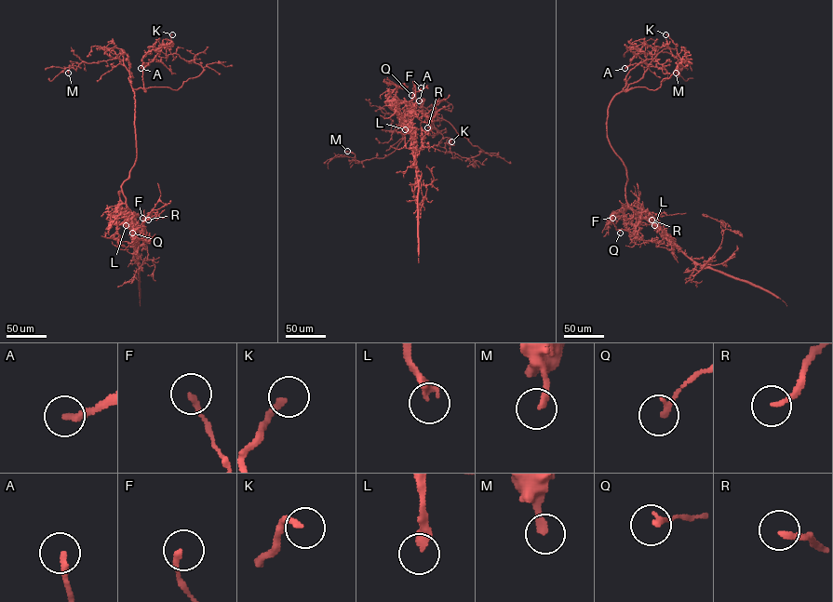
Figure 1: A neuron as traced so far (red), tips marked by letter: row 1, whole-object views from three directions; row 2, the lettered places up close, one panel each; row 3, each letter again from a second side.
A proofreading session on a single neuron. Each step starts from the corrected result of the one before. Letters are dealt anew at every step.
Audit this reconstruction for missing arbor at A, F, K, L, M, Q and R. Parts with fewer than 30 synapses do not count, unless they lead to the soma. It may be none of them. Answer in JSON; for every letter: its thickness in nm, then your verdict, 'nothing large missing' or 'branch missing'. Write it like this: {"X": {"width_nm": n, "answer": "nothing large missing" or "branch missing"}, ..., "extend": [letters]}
{"A": {"width_nm": 240, "answer": "branch missing"}, "F": {"width_nm": 200, "answer": "nothing large missing"}, "K": {"width_nm": 220, "answer": "branch missing"}, "L": {"width_nm": 280, "answer": "branch missing"}, "M": {"width_nm": 240, "answer": "nothing large missing"}, "Q": {"width_nm": 200, "answer": "nothing large missing"}, "R": {"width_nm": 200, "answer": "nothing large missing"}, "extend": ["A", "K", "L"]}

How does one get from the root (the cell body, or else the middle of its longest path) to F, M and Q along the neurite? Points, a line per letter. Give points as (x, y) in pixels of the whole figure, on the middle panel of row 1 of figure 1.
F: (415, 95), (409, 102), (400, 100), (404, 101), (411, 115), (415, 92), (421, 87)
M: (415, 95), (413, 82), (408, 119), (402, 126), (403, 139), (394, 151), (384, 157), (361, 161), (347, 151)
Q: (415, 95), (409, 102), (400, 100), (404, 101), (411, 115), (416, 96), (411, 95)

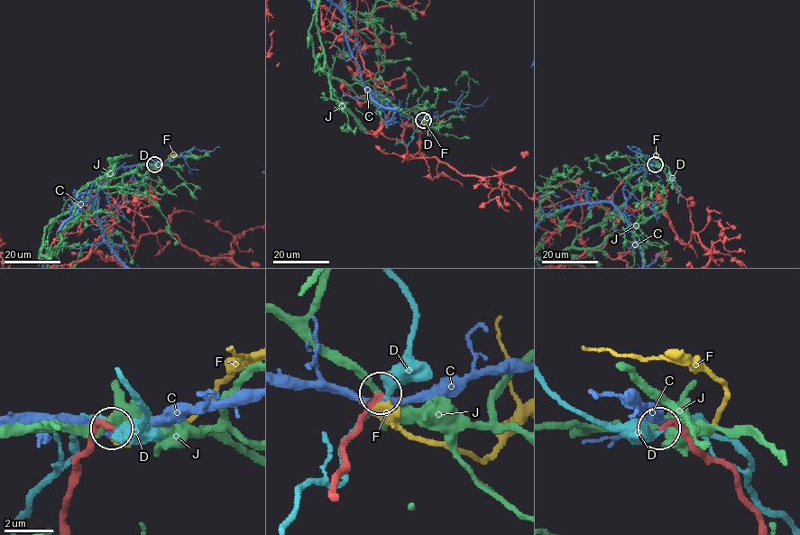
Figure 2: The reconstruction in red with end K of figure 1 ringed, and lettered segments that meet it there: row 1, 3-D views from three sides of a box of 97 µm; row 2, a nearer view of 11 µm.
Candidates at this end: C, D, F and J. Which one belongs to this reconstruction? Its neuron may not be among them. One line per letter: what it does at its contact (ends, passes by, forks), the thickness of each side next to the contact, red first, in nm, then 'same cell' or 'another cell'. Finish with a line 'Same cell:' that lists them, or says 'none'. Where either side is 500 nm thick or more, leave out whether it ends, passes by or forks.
C: it passes by | 280/300 nm | another cell
D: it passes by | 320/220 nm | another cell
F: 320/600 nm | another cell
J: it passes by | 260/360 nm | another cell
Same cell: none

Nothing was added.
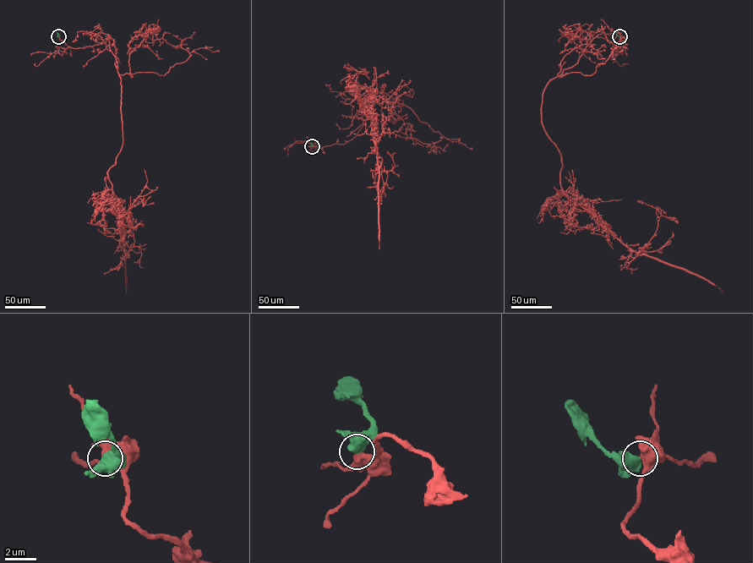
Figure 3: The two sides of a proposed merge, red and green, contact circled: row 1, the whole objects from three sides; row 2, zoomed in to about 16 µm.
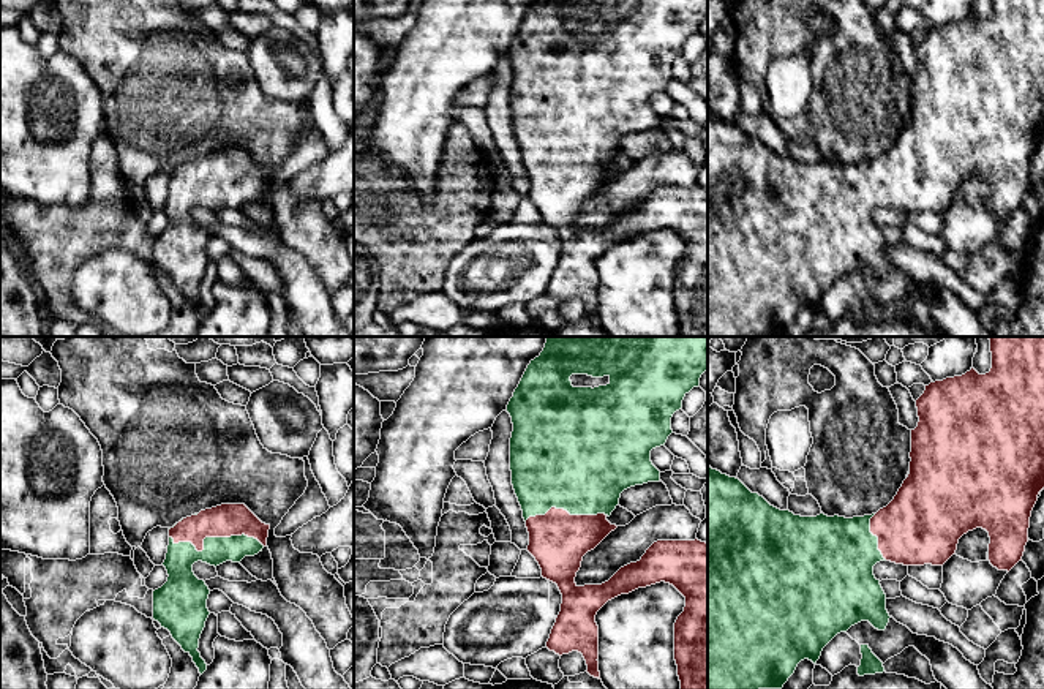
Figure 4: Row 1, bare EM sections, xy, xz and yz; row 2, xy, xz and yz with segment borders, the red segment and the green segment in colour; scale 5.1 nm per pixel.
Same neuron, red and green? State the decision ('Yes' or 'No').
Yes

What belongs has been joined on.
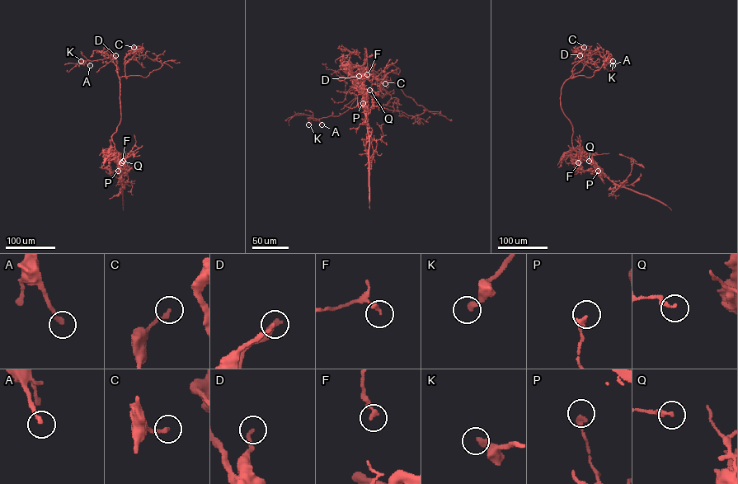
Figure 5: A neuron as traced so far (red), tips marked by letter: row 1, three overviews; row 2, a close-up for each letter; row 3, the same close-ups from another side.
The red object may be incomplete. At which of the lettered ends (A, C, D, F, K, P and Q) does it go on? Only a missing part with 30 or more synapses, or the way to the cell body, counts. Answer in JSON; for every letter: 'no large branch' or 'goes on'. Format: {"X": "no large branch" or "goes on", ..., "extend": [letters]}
{"A": "no large branch", "C": "no large branch", "D": "no large branch", "F": "no large branch", "K": "no large branch", "P": "no large branch", "Q": "no large branch", "extend": []}

